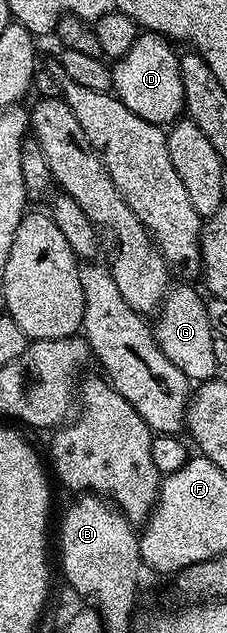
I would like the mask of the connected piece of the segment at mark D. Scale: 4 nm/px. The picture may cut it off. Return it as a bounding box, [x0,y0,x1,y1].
[111,33,185,128]

